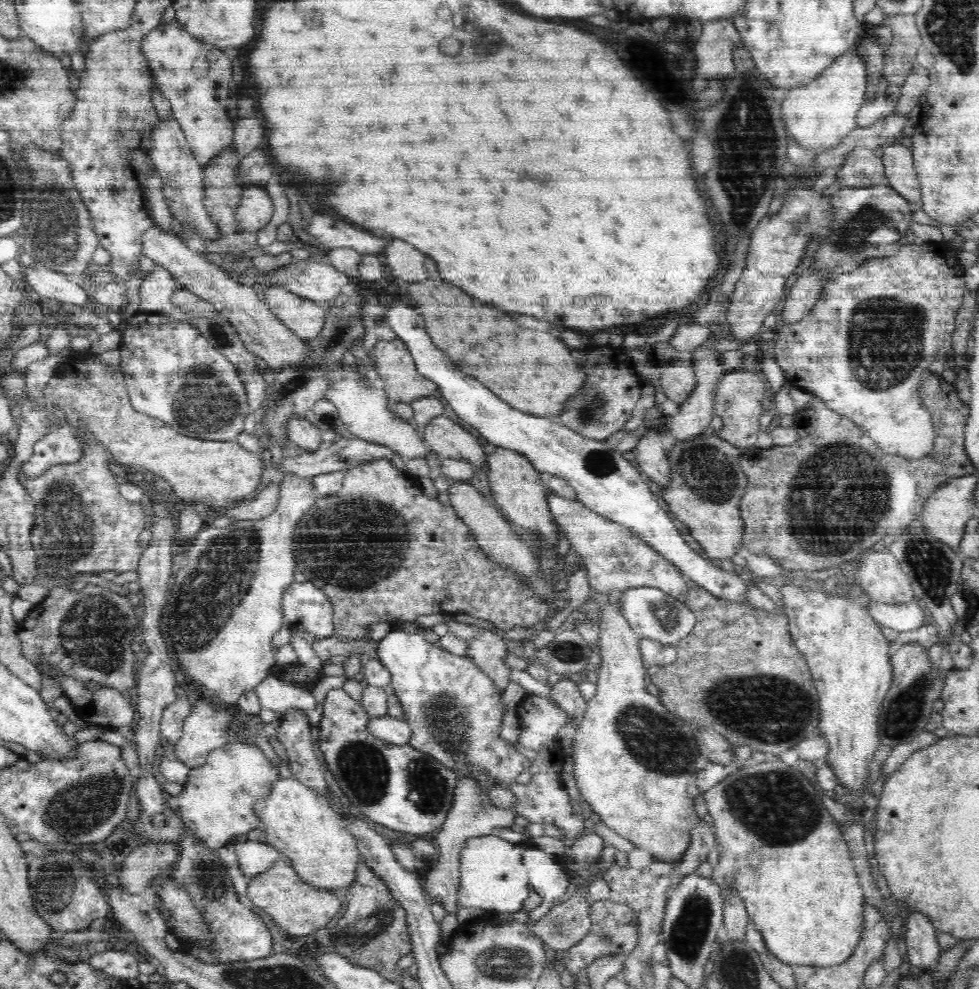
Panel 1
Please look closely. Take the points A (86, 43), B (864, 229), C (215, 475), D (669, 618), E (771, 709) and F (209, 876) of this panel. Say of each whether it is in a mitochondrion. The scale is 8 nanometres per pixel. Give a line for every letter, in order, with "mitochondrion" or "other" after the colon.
A: other
B: mitochondrion
C: other
D: mitochondrion
E: mitochondrion
F: mitochondrion

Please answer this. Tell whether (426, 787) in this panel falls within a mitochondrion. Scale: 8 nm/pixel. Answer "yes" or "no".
yes

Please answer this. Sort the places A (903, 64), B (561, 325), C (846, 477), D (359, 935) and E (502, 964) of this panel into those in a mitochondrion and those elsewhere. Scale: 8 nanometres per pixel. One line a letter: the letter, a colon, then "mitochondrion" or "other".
A: other
B: other
C: mitochondrion
D: mitochondrion
E: mitochondrion

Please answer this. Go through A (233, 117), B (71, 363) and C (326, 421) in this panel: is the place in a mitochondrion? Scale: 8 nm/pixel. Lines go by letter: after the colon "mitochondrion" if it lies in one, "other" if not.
A: other
B: other
C: mitochondrion

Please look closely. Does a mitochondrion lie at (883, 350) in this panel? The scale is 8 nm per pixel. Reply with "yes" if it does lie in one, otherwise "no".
yes

